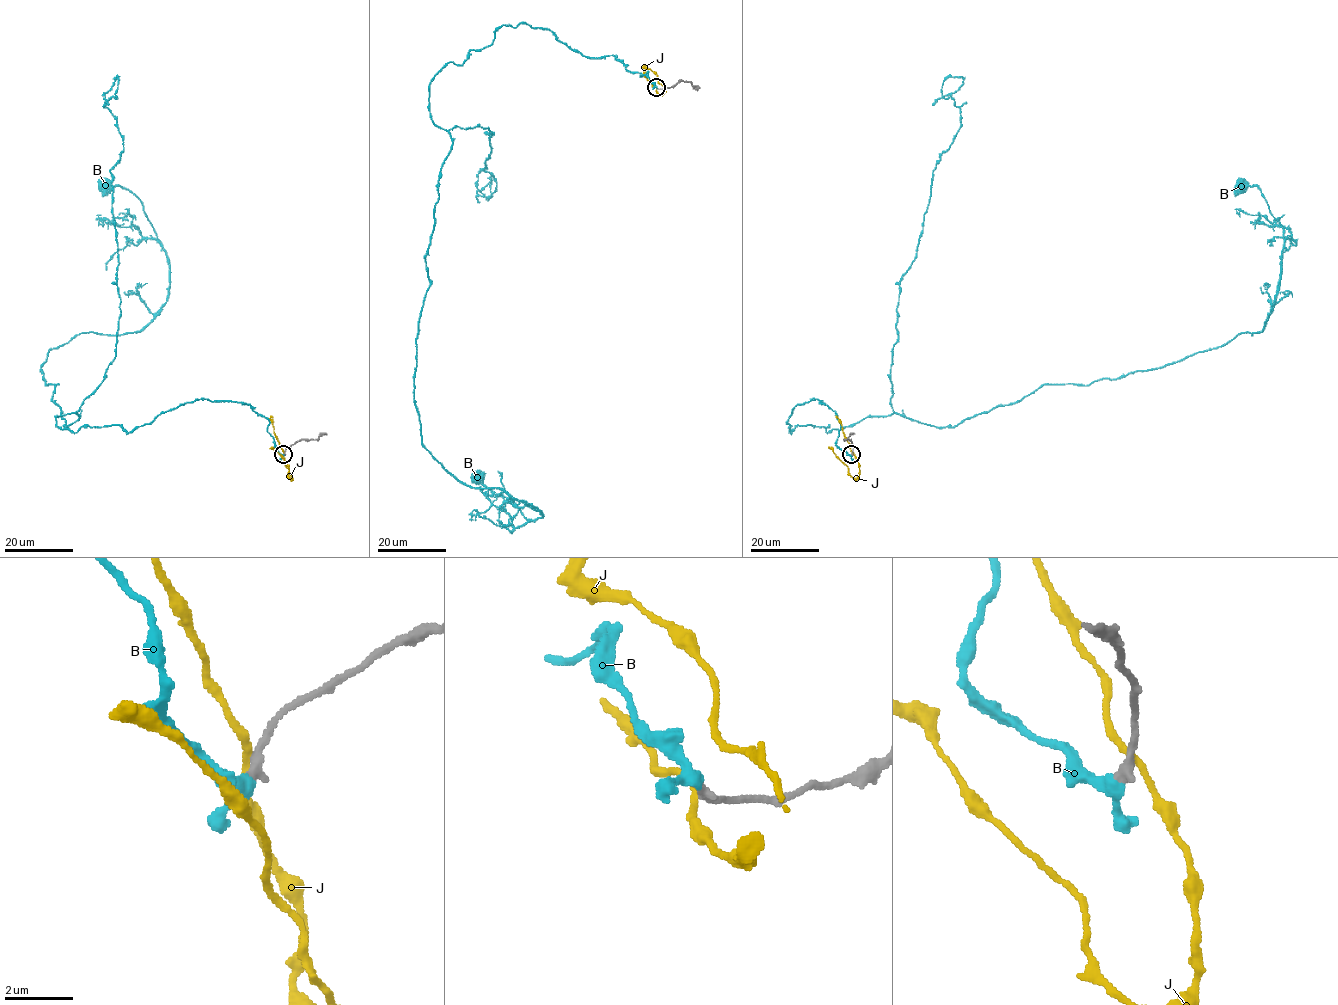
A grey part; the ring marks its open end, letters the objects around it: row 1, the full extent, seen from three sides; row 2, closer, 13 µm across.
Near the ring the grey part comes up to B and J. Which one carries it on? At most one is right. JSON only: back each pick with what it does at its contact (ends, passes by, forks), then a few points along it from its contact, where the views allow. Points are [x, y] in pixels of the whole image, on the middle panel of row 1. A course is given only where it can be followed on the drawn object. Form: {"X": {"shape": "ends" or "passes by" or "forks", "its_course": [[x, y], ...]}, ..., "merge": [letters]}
{"B": {"shape": "passes by", "its_course": [[656, 87], [522, 23], [430, 82], [452, 147], [416, 339], [421, 440], [459, 480], [542, 517], [476, 476]]}, "merge": ["B"]}

